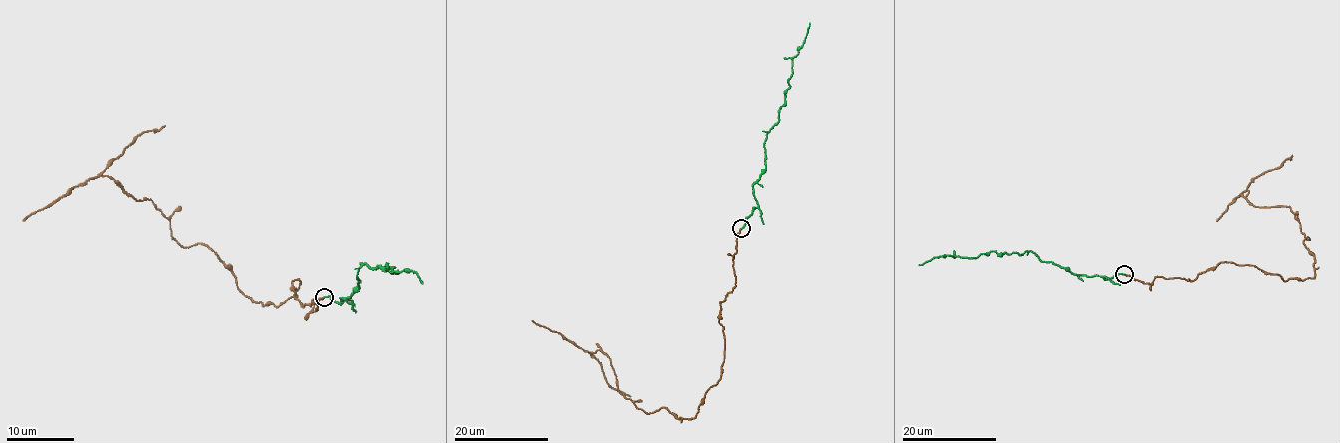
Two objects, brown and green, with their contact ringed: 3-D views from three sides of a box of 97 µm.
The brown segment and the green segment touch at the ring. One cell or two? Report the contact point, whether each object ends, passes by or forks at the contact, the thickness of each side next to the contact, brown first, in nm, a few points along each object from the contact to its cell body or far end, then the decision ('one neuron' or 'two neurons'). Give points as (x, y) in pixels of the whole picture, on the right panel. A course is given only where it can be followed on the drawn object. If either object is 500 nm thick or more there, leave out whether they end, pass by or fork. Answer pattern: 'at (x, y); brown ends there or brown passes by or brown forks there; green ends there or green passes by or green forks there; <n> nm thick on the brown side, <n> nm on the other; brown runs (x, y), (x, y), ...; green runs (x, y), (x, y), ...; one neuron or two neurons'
at (1124, 274); brown ends there; green ends there; 200 nm thick on the brown side, 170 nm on the other; brown runs (1124, 274), (1193, 280), (1229, 262), (1313, 278), (1295, 214), (1246, 198), (1292, 154); green runs (1124, 274), (1109, 279), (1076, 275), (1041, 261), (1031, 251), (937, 256), (918, 265); two neurons

